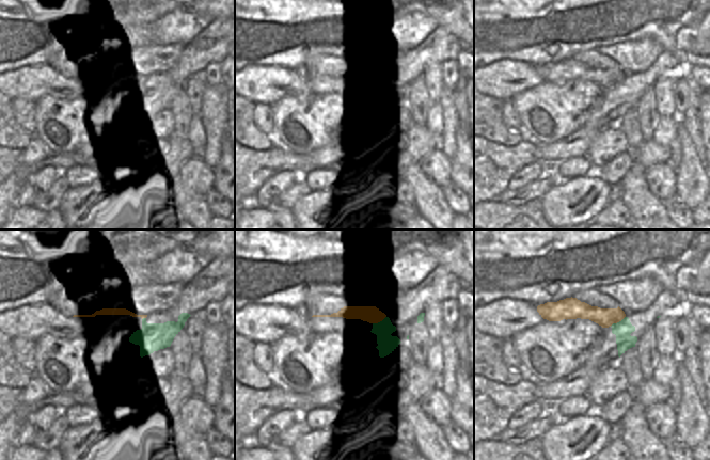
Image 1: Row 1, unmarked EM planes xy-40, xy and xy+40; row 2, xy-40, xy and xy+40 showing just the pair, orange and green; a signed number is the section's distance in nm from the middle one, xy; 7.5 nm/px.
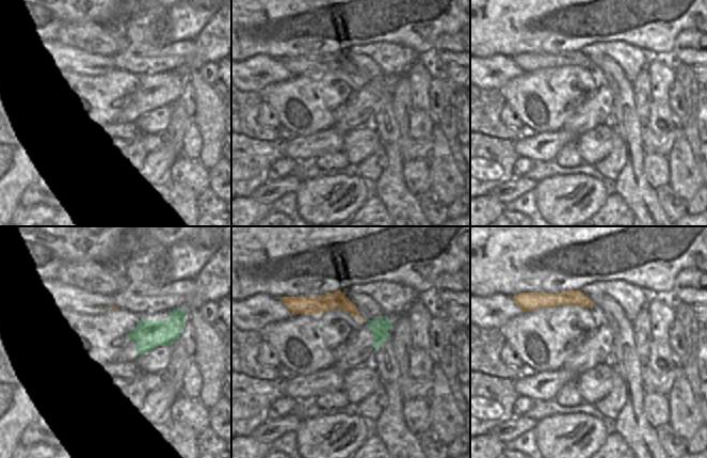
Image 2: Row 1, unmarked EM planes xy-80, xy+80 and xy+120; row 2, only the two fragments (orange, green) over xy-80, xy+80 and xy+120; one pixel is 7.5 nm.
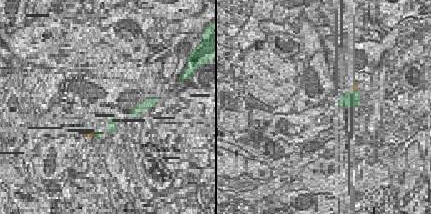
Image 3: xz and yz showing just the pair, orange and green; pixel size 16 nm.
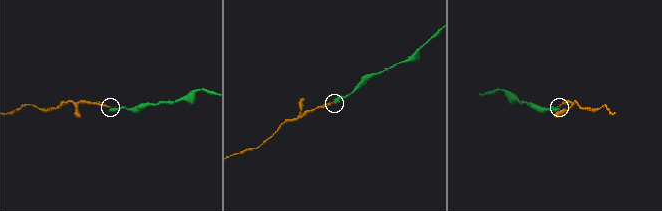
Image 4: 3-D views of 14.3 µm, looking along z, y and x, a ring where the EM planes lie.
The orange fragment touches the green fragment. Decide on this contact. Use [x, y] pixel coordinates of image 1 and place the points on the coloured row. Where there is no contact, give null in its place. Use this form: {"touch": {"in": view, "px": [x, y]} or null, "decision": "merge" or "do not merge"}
{"touch": {"in": "xy+40", "px": [617, 321]}, "decision": "merge"}

